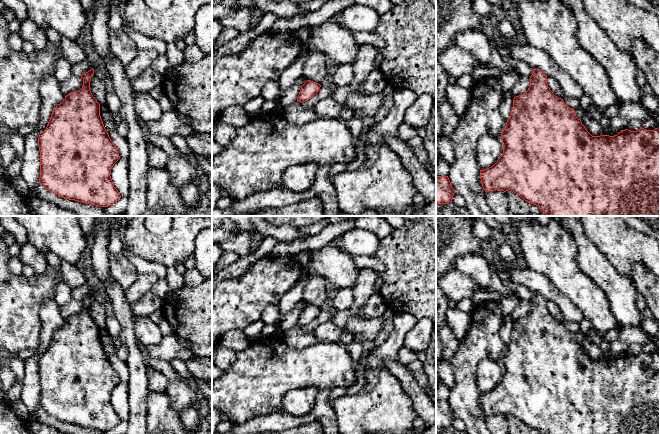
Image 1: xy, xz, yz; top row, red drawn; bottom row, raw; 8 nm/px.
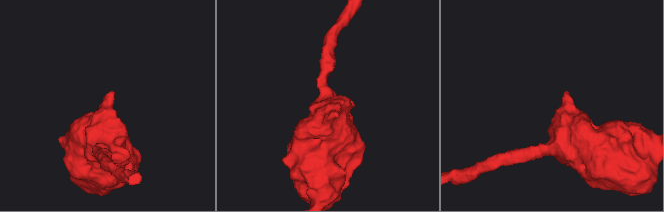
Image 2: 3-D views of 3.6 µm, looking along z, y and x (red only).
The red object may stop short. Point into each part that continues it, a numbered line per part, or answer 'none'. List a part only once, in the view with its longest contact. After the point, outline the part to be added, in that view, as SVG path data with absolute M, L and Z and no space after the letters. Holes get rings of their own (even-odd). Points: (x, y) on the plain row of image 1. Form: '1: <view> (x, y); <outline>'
none

